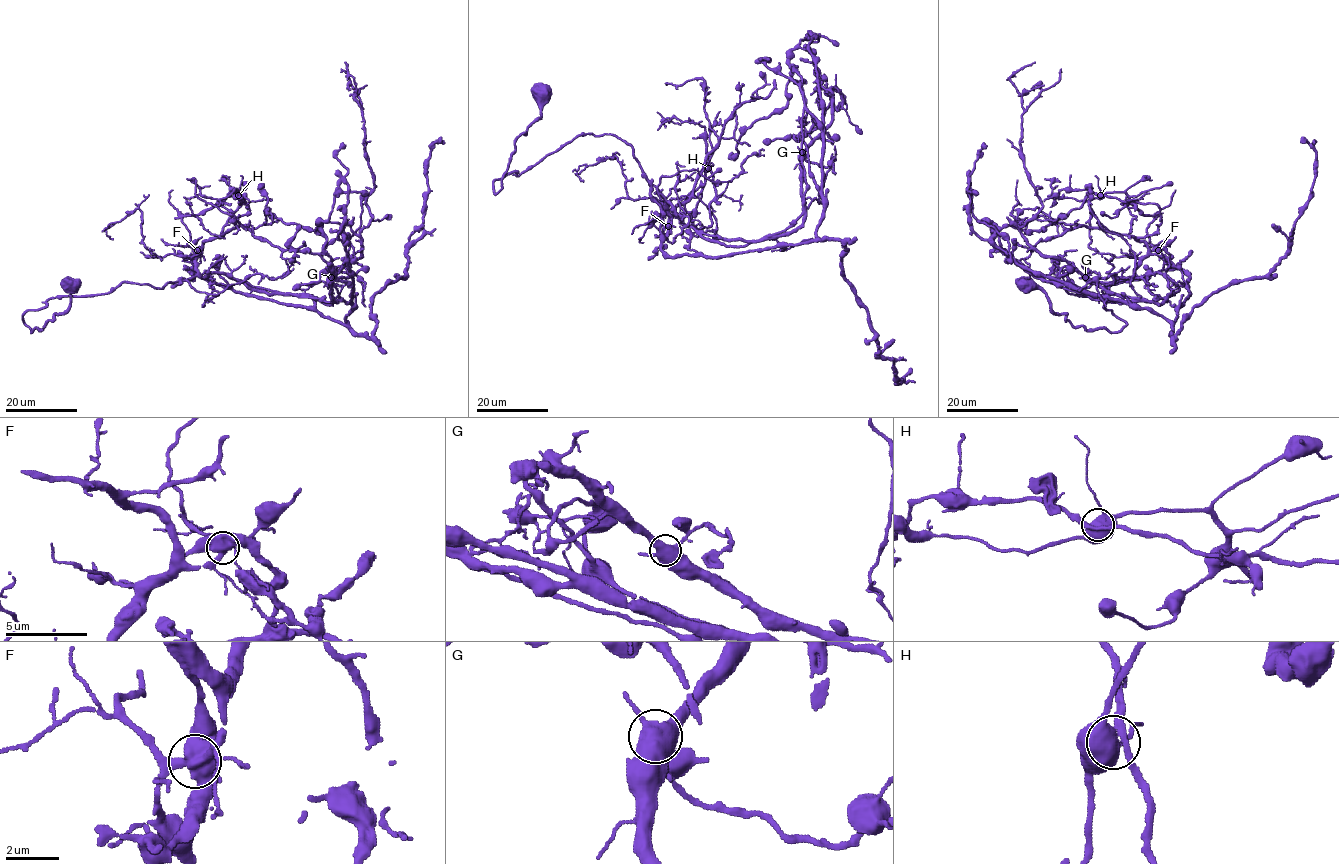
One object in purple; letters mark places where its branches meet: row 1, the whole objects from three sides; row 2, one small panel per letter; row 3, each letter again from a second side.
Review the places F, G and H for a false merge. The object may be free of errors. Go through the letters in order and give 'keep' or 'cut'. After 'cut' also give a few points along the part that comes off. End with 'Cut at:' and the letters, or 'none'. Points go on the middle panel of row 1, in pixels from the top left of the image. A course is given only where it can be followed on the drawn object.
F: cut | (667, 226), (671, 257), (840, 241), (877, 354), (893, 360), (897, 383), (911, 368)
G: keep
H: keep
Cut at: F

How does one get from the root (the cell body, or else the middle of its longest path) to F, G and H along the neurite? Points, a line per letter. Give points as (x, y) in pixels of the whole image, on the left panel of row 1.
F: (68, 288), (69, 307), (31, 332), (22, 316), (49, 298), (191, 279), (197, 250)
G: (68, 288), (69, 307), (31, 332), (28, 310), (122, 282), (162, 289), (223, 272), (331, 301), (331, 277)
H: (68, 288), (69, 307), (31, 332), (22, 316), (49, 298), (192, 278), (201, 244), (245, 201), (238, 195)

